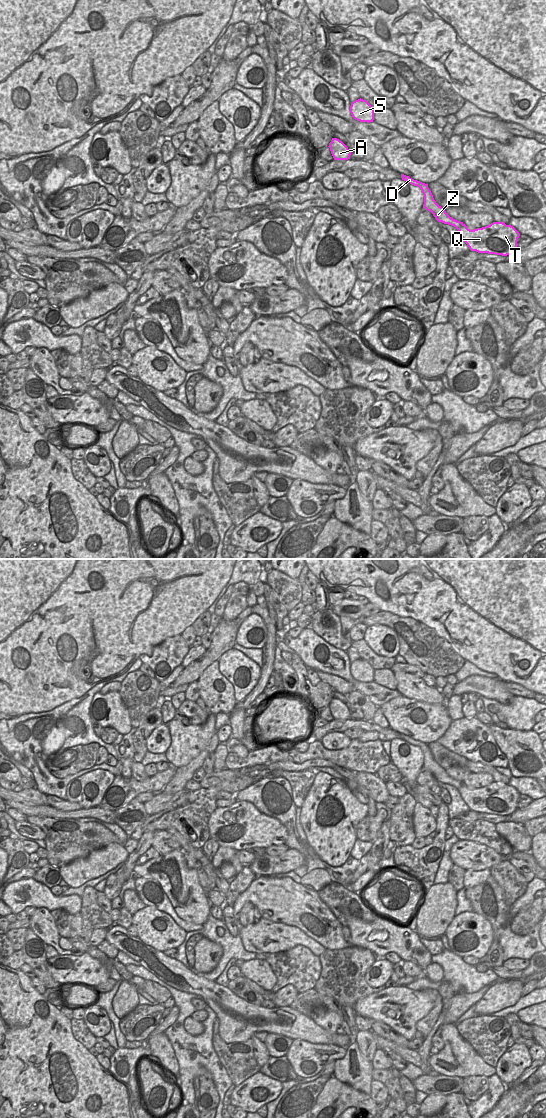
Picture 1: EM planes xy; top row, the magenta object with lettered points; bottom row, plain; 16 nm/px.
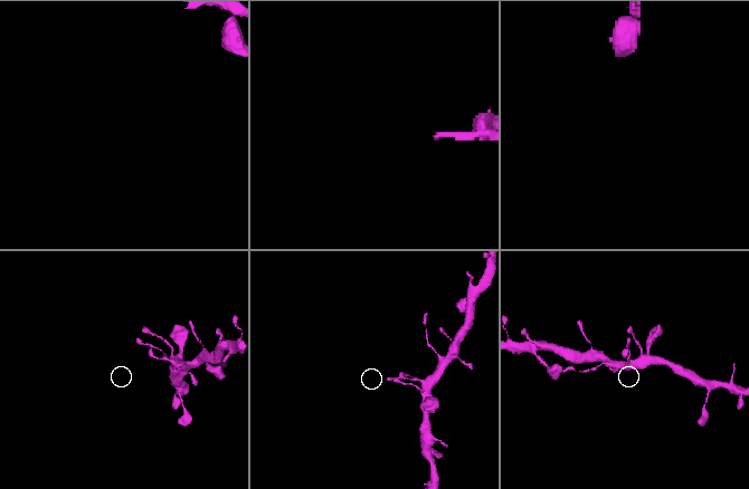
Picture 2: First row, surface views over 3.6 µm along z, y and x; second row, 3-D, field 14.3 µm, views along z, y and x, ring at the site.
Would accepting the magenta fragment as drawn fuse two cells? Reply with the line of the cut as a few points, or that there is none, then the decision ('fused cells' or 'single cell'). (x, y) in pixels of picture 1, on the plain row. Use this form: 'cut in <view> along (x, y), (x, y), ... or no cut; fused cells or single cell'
no cut; single cell

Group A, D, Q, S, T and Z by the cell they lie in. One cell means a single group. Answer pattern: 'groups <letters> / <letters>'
groups A D Q S T Z

